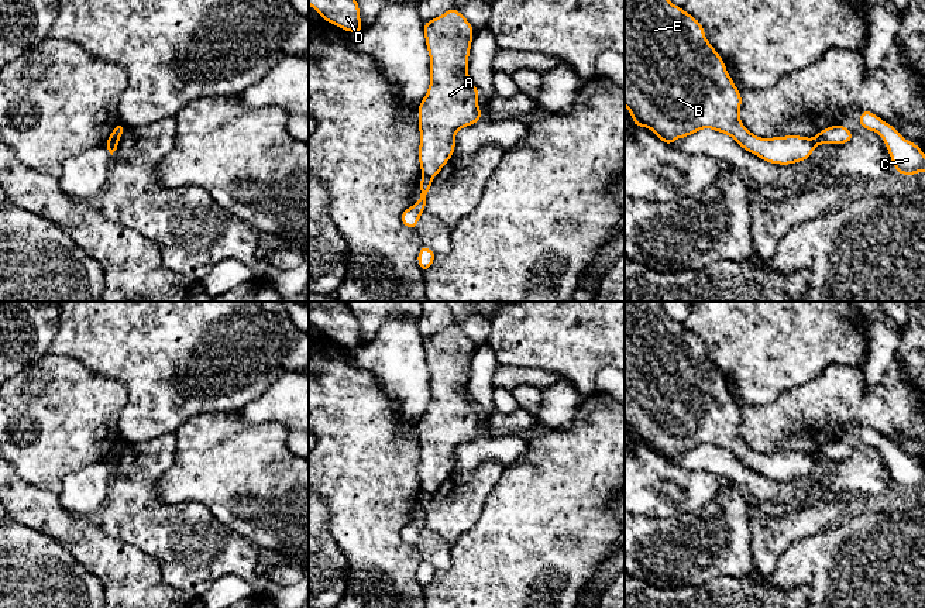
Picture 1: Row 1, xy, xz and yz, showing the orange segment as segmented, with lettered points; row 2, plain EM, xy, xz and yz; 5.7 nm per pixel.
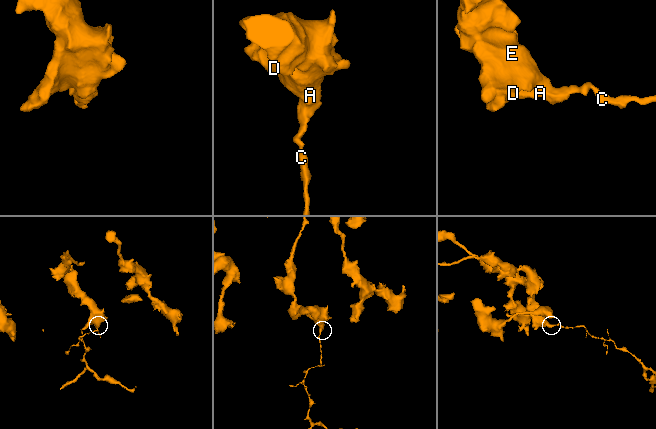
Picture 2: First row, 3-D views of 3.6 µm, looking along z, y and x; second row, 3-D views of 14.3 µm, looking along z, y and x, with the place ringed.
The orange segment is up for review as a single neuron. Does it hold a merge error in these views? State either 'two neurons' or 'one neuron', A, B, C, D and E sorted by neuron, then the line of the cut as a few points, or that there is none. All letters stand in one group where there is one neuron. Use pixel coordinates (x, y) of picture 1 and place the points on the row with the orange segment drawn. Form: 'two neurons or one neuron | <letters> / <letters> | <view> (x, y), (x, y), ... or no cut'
two neurons | A B D E / C | xy (119, 136), (106, 143)

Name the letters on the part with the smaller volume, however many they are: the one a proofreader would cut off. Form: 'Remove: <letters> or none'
Remove: C

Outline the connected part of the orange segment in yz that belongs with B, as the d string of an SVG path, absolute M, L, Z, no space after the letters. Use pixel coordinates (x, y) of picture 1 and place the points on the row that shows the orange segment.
M625 0L625 107L630 111L632 123L635 126L650 128L658 137L658 140L666 142L670 148L674 140L685 138L694 133L698 133L702 128L712 128L716 133L728 134L745 151L754 154L756 157L764 159L766 162L777 164L777 165L791 165L795 162L807 161L816 147L812 138L807 138L802 135L761 138L750 133L742 124L739 117L739 111L742 107L740 90L735 86L730 75L728 73L722 56L706 39L702 24L695 17L688 14L684 8L673 4L670 0Z

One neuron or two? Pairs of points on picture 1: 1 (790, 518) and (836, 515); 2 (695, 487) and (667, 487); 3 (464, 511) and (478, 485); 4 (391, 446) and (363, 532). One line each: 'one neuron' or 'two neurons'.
1: one neuron
2: one neuron
3: one neuron
4: one neuron

